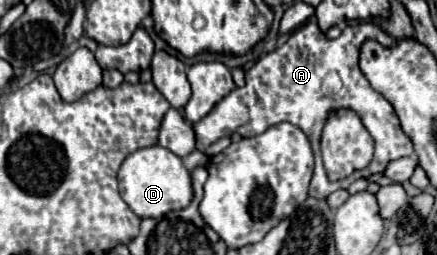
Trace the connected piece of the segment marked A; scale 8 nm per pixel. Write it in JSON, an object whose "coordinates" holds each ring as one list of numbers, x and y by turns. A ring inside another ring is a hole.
{"coordinates":[[315,21,305,23,303,27,291,33,285,45,265,55,255,67,251,67,245,73,247,81,245,87,235,87,227,97,223,97,213,107,213,111,207,117,199,121,199,127,197,123,193,125,197,135,197,149,205,151,217,139,229,137,233,133,239,133,241,137,255,137,261,135,271,125,283,121,293,123,301,127,303,133,309,137,315,153,315,173,309,187,309,195,315,199,327,199,327,195,331,195,333,191,347,189,355,181,355,179,343,179,331,183,325,175,323,161,319,155,319,139,325,127,325,119,329,117,331,111,337,109,355,111,361,117,361,121,367,125,367,131,375,141,375,157,371,165,365,171,361,171,361,177,369,177,371,173,383,173,387,169,387,163,413,155,413,143,403,133,395,109,387,99,383,99,383,95,373,91,373,87,367,83,367,77,359,69,359,47,363,47,367,39,375,39,387,49,395,45,395,41,373,23,347,25,337,39,327,39,327,35,319,29],[329,71,335,71,341,79,339,93,323,93,323,79]]}

